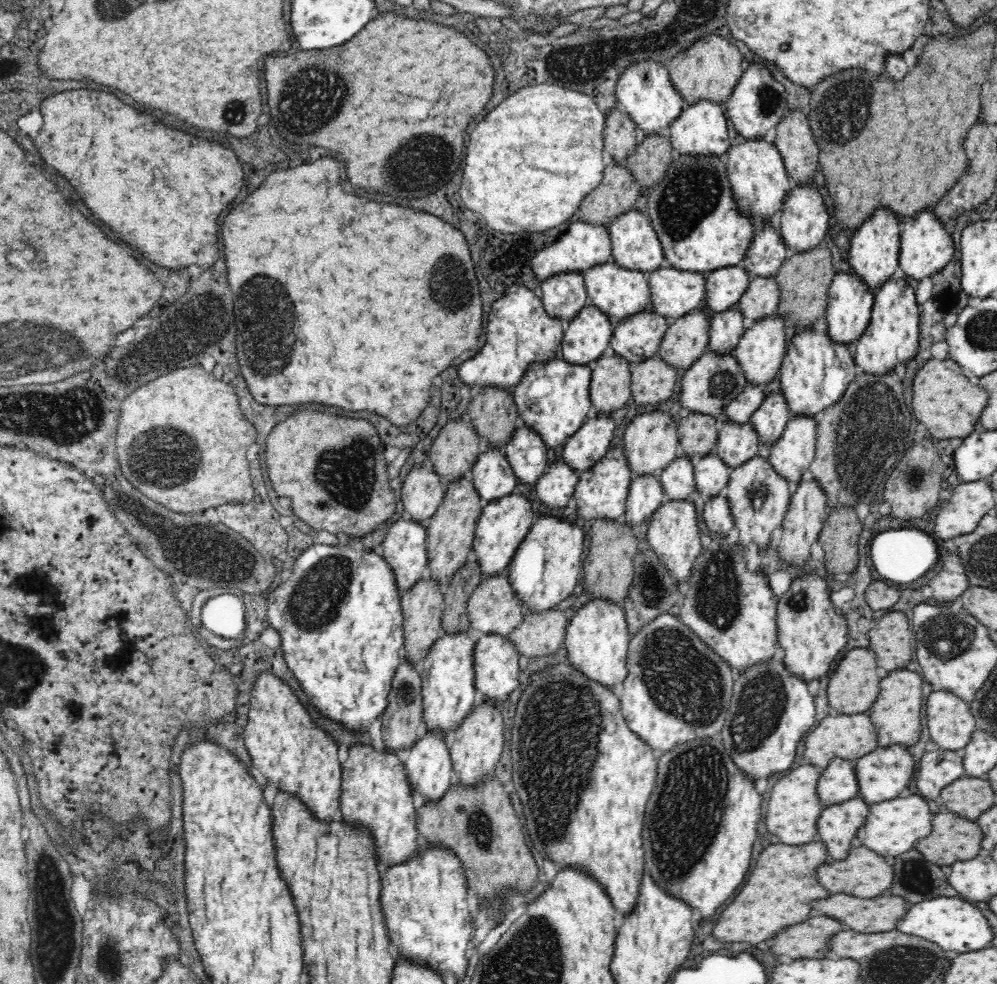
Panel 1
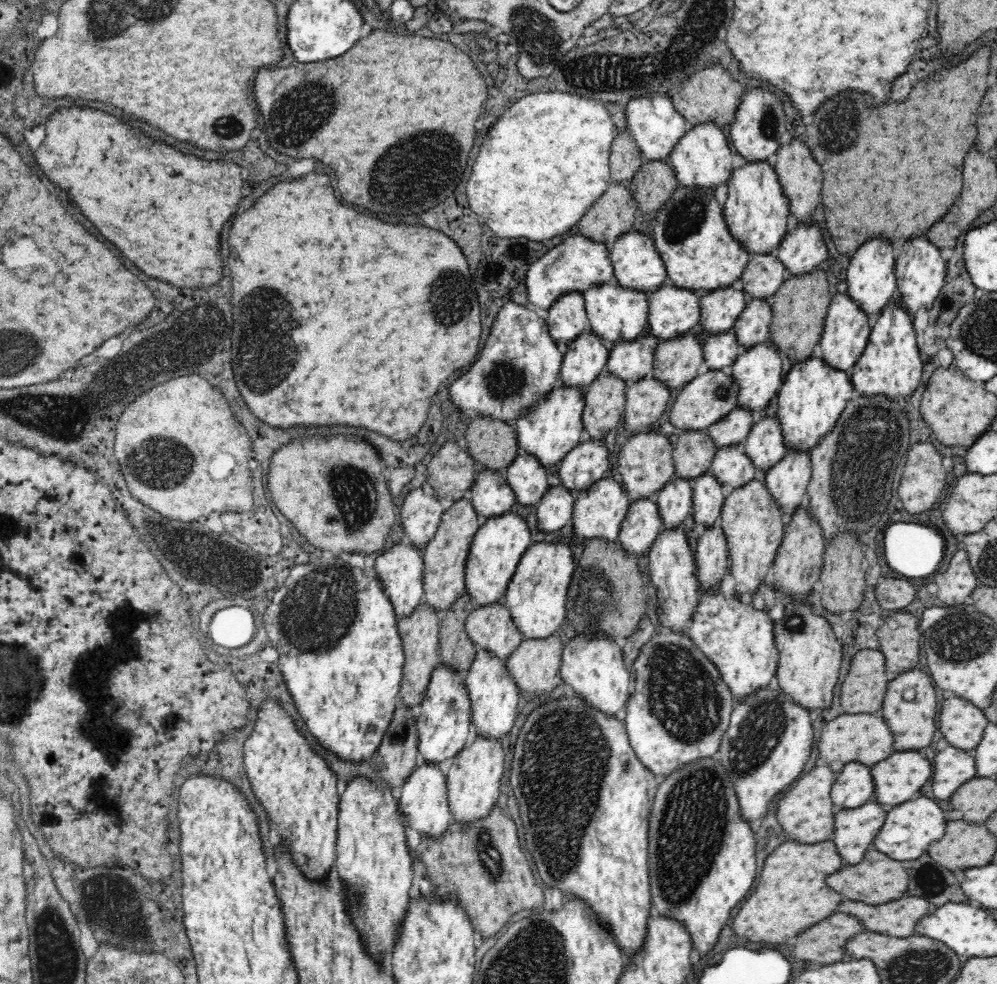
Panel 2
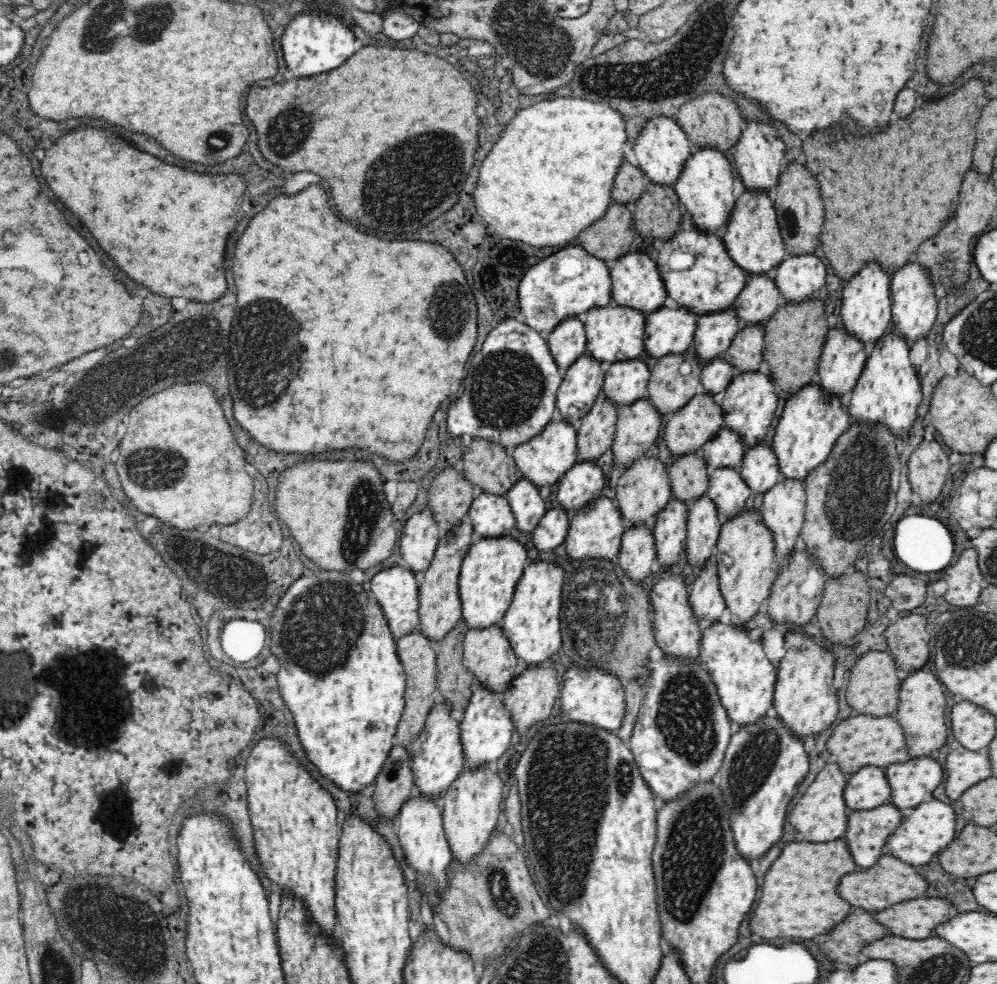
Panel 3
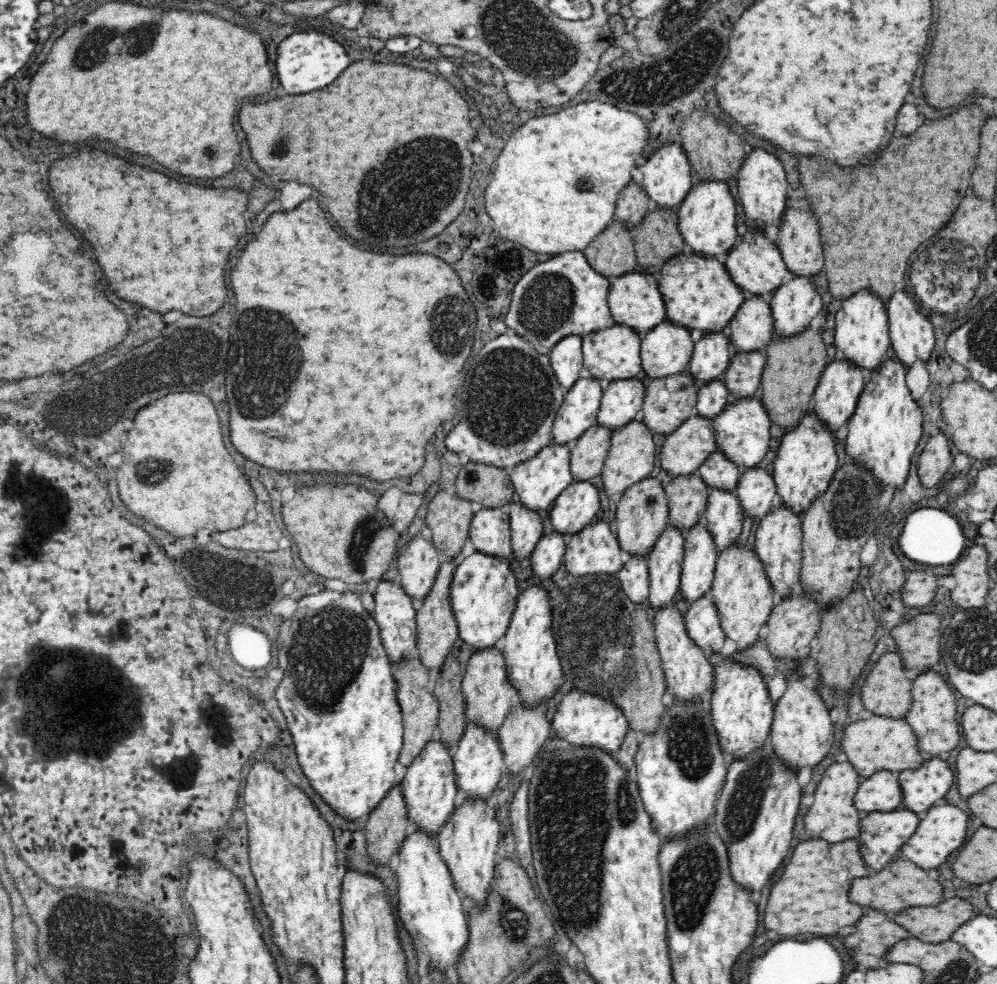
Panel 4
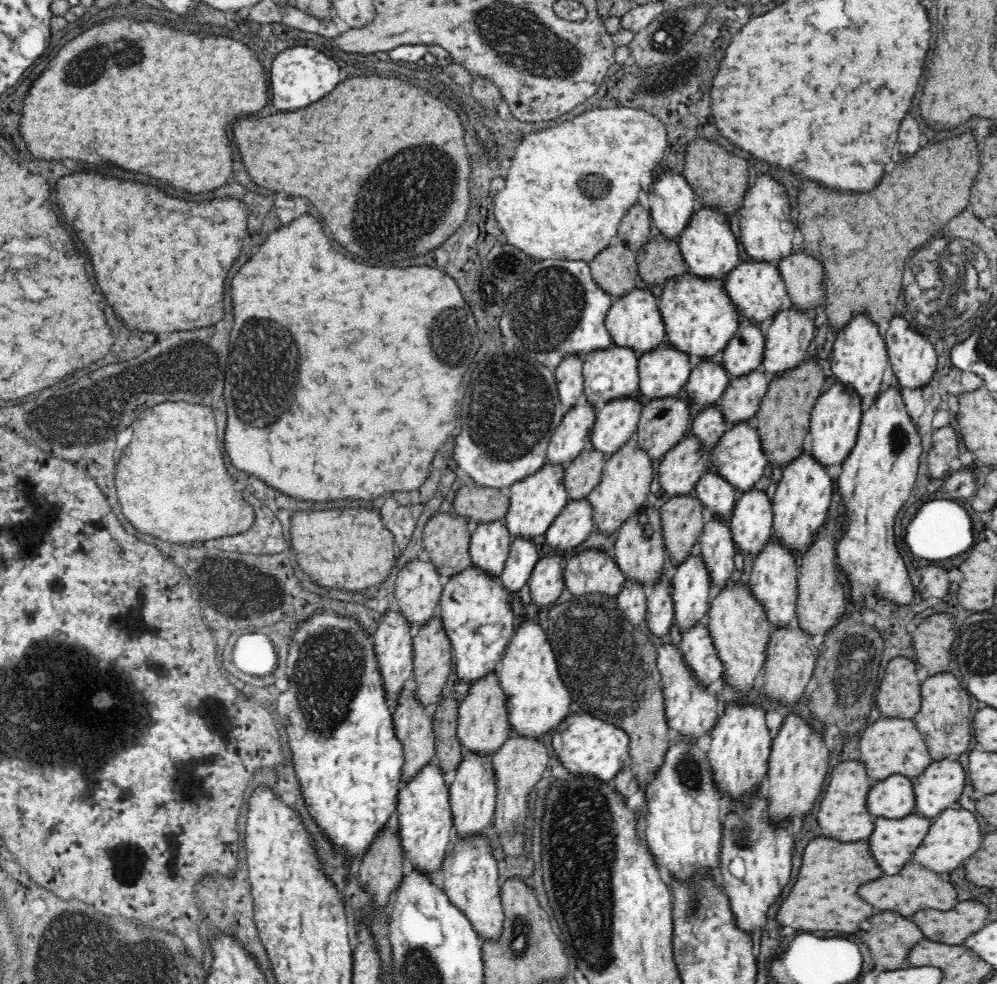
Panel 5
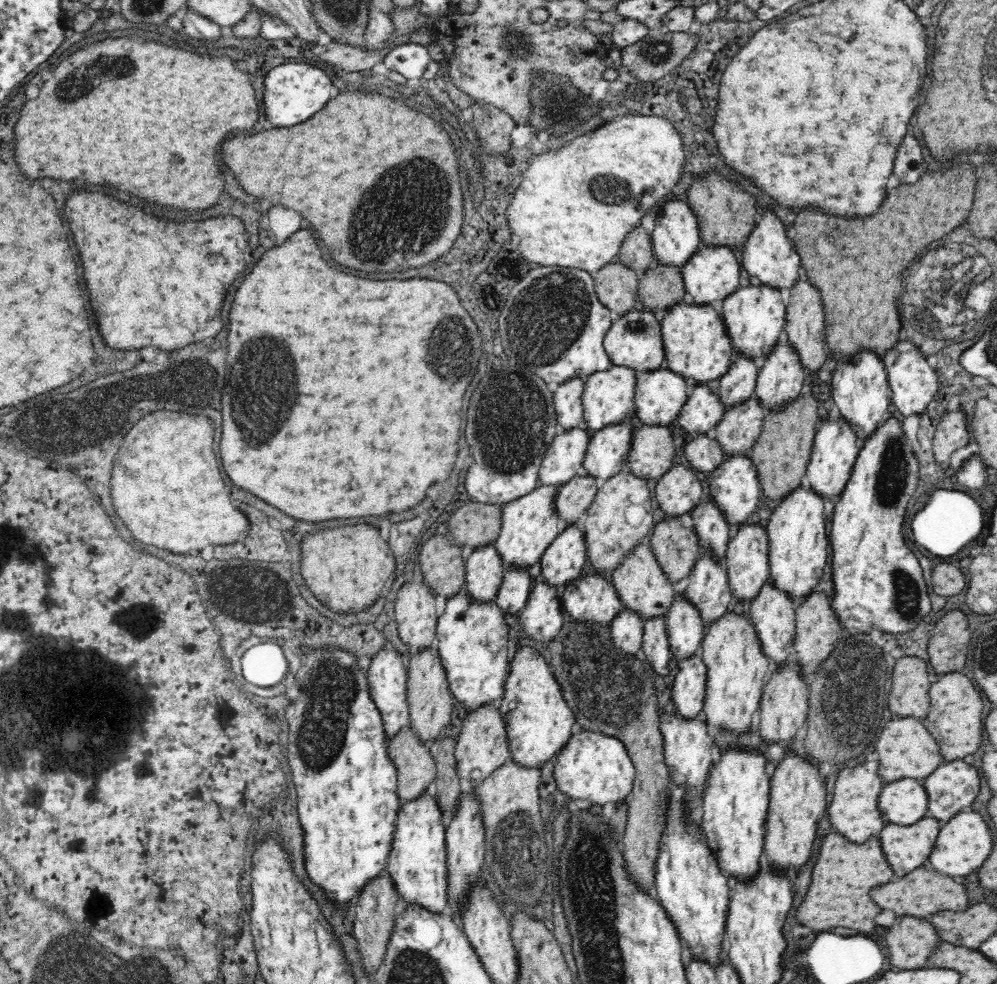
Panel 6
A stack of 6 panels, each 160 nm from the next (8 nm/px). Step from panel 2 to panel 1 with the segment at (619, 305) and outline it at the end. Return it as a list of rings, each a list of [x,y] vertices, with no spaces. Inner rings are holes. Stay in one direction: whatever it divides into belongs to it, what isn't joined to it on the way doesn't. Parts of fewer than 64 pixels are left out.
[[[613,261],[589,268],[584,274],[587,301],[602,311],[610,322],[616,324],[640,311],[650,309],[648,274],[628,271]]]

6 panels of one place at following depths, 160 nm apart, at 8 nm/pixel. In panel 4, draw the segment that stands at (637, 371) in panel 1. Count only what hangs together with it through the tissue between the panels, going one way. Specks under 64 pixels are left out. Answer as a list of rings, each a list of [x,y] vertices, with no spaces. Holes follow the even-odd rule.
[[[638,418],[623,427],[618,432],[614,432],[611,437],[608,456],[605,458],[605,463],[600,474],[604,494],[609,499],[614,499],[615,502],[618,502],[618,498],[626,493],[628,488],[633,484],[648,478],[654,468],[654,460],[656,460],[654,436],[652,432],[649,432],[646,425]]]

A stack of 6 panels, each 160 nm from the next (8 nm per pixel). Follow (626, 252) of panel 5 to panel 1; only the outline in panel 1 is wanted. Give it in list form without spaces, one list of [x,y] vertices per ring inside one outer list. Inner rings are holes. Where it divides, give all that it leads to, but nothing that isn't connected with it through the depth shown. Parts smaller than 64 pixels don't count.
[[[609,161],[604,178],[580,204],[580,221],[606,228],[625,212],[634,209],[640,188],[628,169]]]

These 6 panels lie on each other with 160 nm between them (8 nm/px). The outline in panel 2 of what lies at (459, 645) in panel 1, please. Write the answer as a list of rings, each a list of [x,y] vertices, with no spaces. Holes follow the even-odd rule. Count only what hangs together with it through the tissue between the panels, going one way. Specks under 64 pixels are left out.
[[[440,664],[432,673],[424,700],[421,702],[420,716],[416,720],[418,752],[426,763],[438,765],[448,758],[455,758],[466,744],[470,734],[470,699],[467,688],[462,685],[460,673],[453,672]]]

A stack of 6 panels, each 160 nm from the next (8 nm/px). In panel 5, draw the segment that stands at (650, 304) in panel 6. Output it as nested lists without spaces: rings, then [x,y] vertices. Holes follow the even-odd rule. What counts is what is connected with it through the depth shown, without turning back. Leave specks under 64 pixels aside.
[[[664,235],[651,238],[648,244],[645,244],[636,254],[637,271],[640,285],[642,287],[662,286],[662,284],[683,275],[687,272],[688,265],[682,258],[679,244],[676,241],[668,241]]]

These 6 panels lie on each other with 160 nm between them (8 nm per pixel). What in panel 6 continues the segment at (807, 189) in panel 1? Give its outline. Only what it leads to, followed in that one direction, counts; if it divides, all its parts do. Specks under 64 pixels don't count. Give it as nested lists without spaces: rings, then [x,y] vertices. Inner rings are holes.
[[[788,343],[777,344],[759,366],[754,396],[765,413],[779,413],[800,398],[805,379],[796,351]]]

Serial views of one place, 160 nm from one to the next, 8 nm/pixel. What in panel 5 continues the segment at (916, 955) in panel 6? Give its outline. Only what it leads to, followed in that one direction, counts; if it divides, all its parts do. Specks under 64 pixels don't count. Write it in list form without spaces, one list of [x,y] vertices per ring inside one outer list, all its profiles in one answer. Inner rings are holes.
[[[884,912],[870,920],[872,930],[862,936],[872,956],[884,968],[910,968],[910,950],[924,938],[920,928],[904,916],[894,912]]]

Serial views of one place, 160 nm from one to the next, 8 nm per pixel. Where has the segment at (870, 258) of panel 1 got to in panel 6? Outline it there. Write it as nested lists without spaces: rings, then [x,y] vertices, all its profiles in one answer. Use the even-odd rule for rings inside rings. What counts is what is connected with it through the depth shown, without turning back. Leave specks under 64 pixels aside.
[[[860,351],[850,363],[838,363],[832,376],[832,395],[842,419],[848,421],[850,427],[856,428],[857,440],[860,444],[866,444],[872,434],[878,430],[880,420],[888,412],[891,404],[892,392],[889,388],[885,366],[876,353],[872,351]]]

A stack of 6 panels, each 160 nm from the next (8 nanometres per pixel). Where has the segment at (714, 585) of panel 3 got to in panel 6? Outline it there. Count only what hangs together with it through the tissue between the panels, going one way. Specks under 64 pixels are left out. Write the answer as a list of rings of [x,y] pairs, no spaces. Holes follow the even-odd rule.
[[[701,654],[682,661],[671,691],[671,703],[674,711],[684,719],[702,718],[704,696],[706,692],[706,665]]]

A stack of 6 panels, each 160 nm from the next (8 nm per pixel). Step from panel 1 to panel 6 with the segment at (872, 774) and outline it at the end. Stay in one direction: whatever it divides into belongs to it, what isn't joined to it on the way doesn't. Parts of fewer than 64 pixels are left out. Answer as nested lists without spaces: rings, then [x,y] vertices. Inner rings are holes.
[[[956,760],[940,766],[926,778],[924,788],[928,793],[928,815],[938,820],[950,820],[972,806],[980,792],[980,776],[974,766]]]

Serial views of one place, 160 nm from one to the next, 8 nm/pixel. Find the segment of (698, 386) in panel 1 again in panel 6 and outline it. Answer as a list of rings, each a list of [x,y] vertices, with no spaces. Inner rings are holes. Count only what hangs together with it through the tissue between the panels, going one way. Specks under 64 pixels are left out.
[[[683,465],[673,467],[658,480],[655,497],[658,501],[659,517],[679,519],[700,506],[702,500],[702,484],[692,468]]]

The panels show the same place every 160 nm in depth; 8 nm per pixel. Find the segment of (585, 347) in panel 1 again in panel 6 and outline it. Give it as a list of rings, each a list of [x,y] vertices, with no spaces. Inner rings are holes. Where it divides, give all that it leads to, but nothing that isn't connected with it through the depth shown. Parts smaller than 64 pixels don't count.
[[[582,426],[556,436],[549,444],[539,470],[539,485],[559,488],[575,476],[584,476],[583,460],[587,451],[588,428]]]

